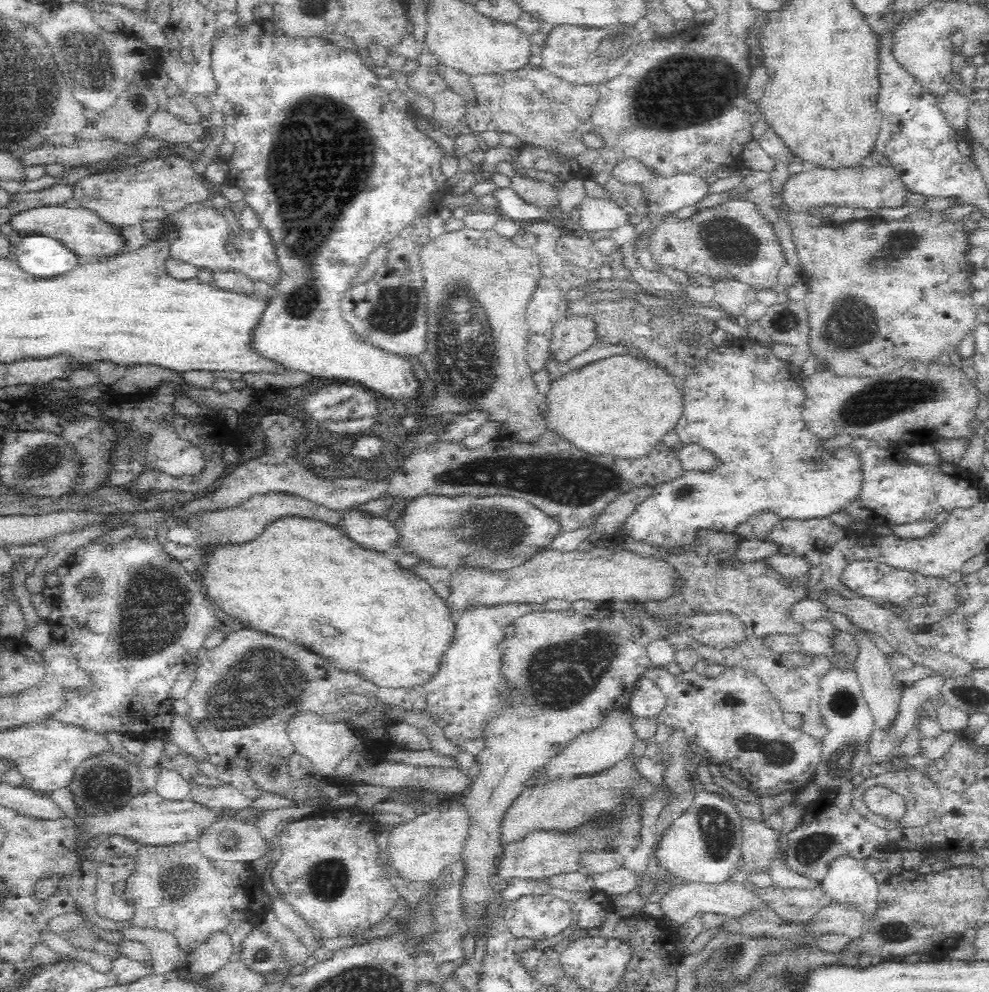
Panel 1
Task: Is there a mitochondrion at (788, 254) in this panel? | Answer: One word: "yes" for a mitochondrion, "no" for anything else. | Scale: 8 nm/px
no

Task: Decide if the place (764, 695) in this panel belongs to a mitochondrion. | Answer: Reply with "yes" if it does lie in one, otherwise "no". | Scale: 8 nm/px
no

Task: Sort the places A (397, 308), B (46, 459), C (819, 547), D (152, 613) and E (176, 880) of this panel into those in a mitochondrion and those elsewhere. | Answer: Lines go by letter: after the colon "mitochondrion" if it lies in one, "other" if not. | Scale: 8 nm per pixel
A: mitochondrion
B: mitochondrion
C: other
D: mitochondrion
E: mitochondrion

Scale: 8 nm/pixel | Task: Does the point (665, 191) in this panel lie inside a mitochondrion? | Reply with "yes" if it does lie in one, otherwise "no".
yes

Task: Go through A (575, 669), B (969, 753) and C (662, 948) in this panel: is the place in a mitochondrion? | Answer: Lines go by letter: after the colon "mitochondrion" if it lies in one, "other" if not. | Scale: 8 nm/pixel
A: mitochondrion
B: other
C: other

